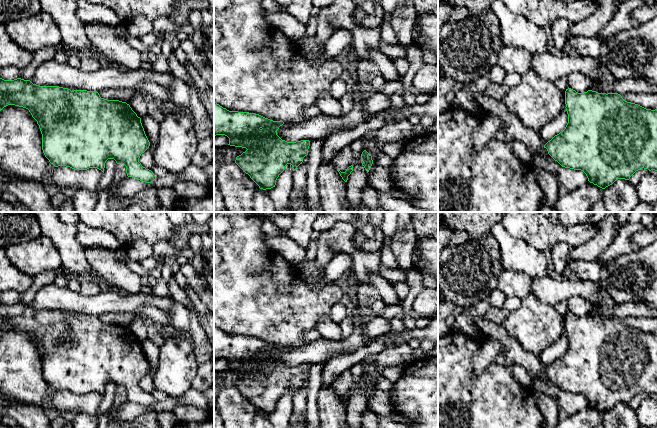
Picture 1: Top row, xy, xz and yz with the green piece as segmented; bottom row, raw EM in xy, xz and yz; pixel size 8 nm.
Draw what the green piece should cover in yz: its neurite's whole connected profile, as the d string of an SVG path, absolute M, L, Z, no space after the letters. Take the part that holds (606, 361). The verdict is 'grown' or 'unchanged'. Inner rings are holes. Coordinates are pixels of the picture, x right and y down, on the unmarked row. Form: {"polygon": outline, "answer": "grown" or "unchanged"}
{"polygon": "M568 312L565 315L568 347L565 353L548 365L544 372L562 391L583 395L590 407L605 413L617 403L629 404L638 394L644 392L657 395L657 333L646 333L625 325L618 317L598 317L588 314L578 317Z", "answer": "unchanged"}

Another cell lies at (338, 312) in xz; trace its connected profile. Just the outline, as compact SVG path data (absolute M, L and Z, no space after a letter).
M339 302L332 307L330 317L338 324L341 324L346 319L346 311L346 307Z

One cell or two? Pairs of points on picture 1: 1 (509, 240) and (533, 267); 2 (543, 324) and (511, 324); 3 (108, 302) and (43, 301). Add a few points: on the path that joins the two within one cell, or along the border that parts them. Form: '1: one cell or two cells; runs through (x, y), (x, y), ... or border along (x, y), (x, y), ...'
1: one cell; runs through (513, 247), (526, 260)
2: one cell; runs through (535, 324), (519, 324)
3: one cell; runs through (92, 302), (59, 301)

